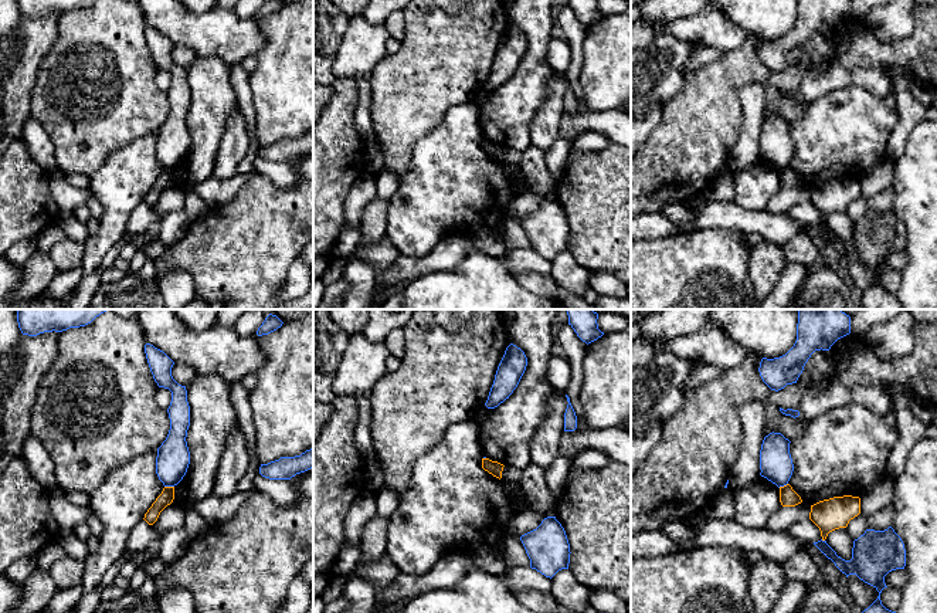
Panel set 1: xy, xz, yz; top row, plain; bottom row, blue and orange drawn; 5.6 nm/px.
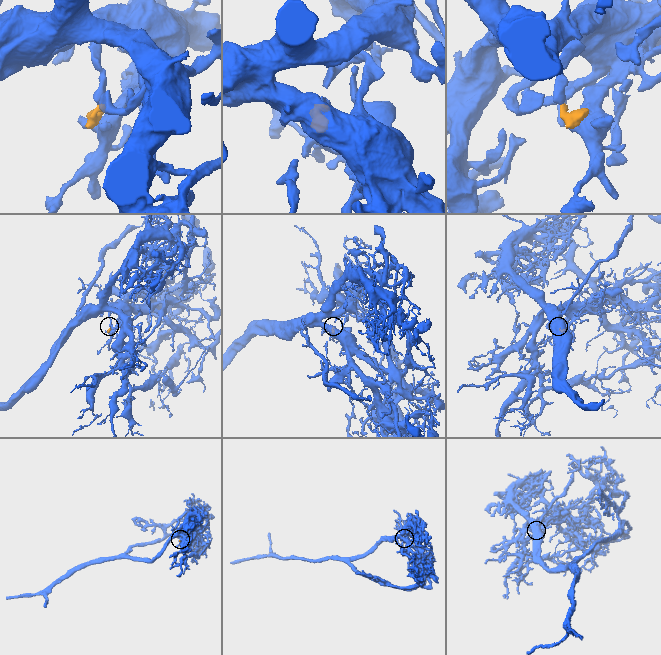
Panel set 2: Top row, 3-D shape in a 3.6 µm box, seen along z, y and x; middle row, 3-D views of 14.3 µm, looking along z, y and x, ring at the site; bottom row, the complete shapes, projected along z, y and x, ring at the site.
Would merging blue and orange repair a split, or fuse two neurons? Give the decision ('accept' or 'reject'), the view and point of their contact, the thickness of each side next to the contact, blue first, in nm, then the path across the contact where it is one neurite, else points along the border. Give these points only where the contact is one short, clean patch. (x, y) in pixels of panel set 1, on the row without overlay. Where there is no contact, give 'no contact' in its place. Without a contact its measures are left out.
reject | xy (169, 168) | 190/80 nm | along xy (165, 168), (173, 169)

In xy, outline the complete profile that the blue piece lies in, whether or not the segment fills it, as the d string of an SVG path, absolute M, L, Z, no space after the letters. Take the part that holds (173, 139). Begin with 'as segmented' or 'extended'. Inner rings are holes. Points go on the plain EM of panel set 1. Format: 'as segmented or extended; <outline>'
as segmented; M146 26L145 35L157 68L172 74L172 84L167 91L170 112L157 131L156 156L164 169L174 169L183 162L190 146L190 133L186 123L190 108L187 72L186 68L173 61L172 50L174 44L163 33Z

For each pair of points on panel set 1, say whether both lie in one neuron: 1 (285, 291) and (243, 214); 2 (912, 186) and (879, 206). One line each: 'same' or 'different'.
1: different
2: different

